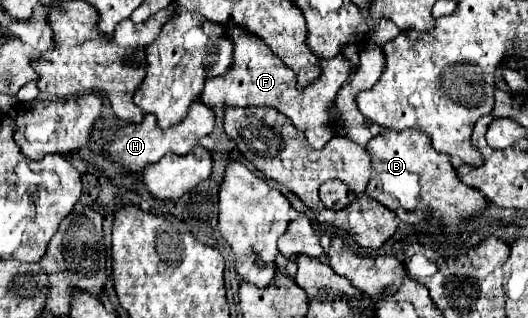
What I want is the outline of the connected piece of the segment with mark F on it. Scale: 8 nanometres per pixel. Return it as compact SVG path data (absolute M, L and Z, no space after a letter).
M228 26L228 38L236 44L236 64L232 66L232 72L228 76L212 78L204 84L204 92L200 100L208 104L210 108L214 106L268 106L284 116L288 116L298 130L304 132L308 144L316 150L324 148L326 142L332 138L332 132L328 132L328 108L334 102L336 92L340 86L346 82L350 76L352 64L344 56L334 56L330 60L322 60L322 76L316 80L316 84L308 86L304 92L298 92L296 88L296 76L294 72L280 62L278 56L272 56L272 52L256 40L256 36L246 34L242 28Z

